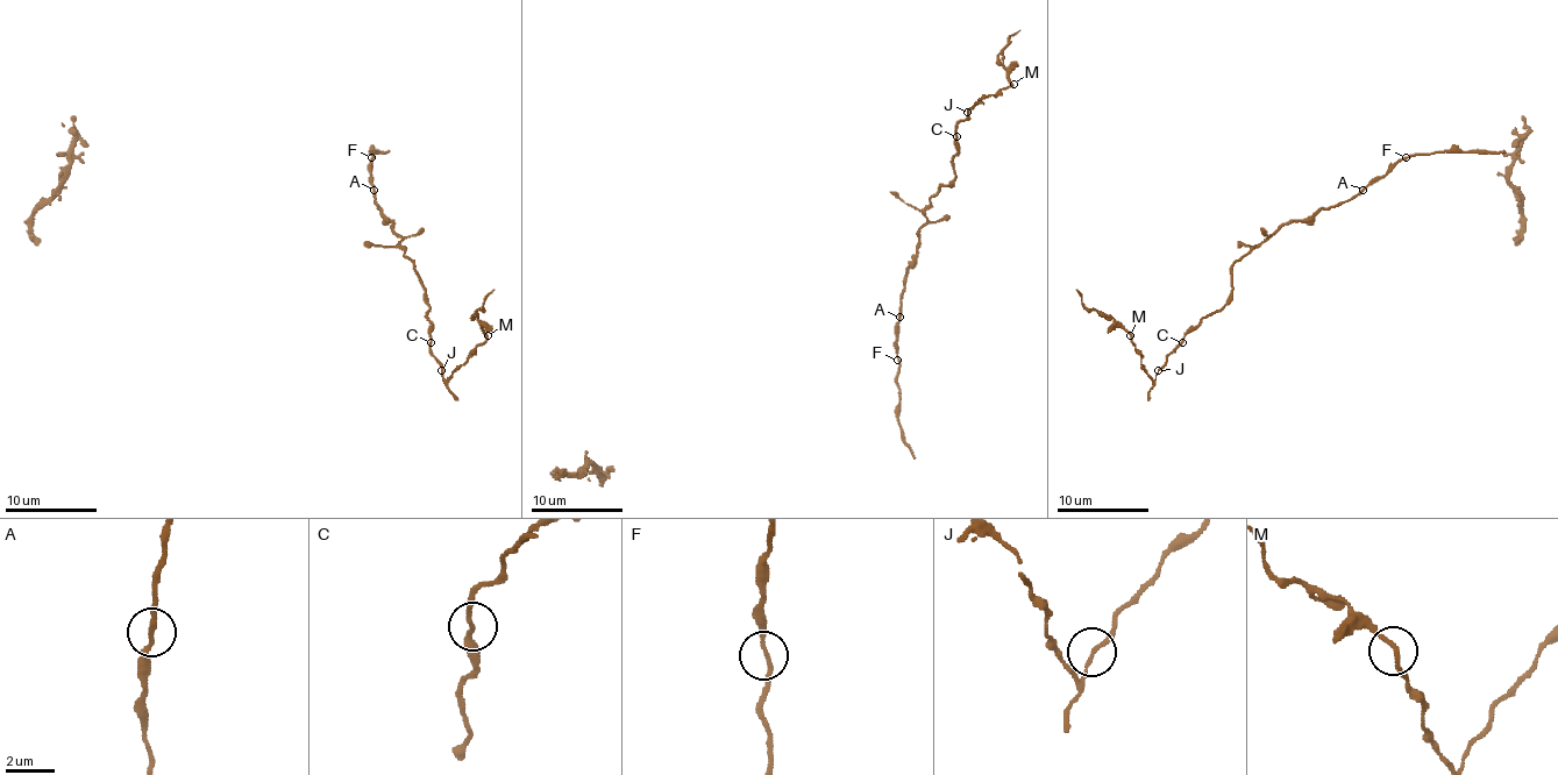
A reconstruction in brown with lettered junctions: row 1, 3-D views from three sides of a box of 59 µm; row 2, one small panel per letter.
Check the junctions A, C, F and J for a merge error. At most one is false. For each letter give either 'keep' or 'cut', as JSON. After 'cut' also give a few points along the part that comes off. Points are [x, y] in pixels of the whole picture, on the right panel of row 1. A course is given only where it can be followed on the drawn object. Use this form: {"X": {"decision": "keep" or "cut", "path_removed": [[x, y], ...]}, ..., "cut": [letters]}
{"A": {"decision": "keep"}, "C": {"decision": "keep"}, "F": {"decision": "keep"}, "J": {"decision": "cut", "path_removed": [[1158, 370], [1153, 378], [1118, 324], [1111, 317], [1087, 308], [1075, 290]]}, "cut": ["J"]}

